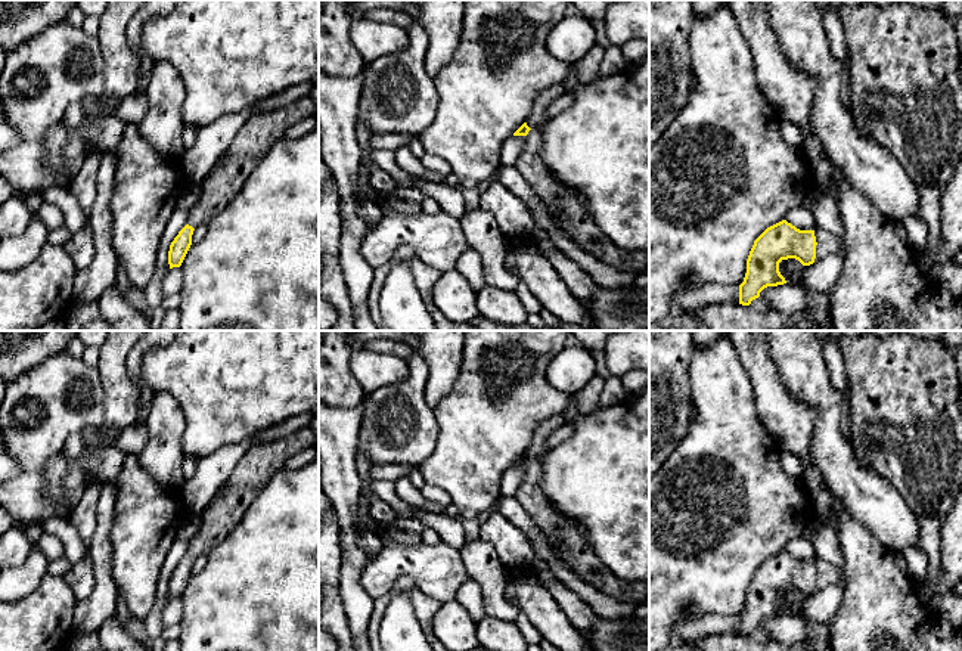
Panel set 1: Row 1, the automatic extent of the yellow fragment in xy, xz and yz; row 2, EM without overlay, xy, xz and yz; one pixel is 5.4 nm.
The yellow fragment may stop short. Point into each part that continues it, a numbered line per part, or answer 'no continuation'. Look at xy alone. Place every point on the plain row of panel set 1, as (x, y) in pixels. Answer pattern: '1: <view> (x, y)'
1: xy (261, 461)

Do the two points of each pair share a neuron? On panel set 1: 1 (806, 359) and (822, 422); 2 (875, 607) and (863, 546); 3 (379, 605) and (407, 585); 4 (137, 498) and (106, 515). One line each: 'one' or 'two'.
1: one
2: one
3: one
4: two

